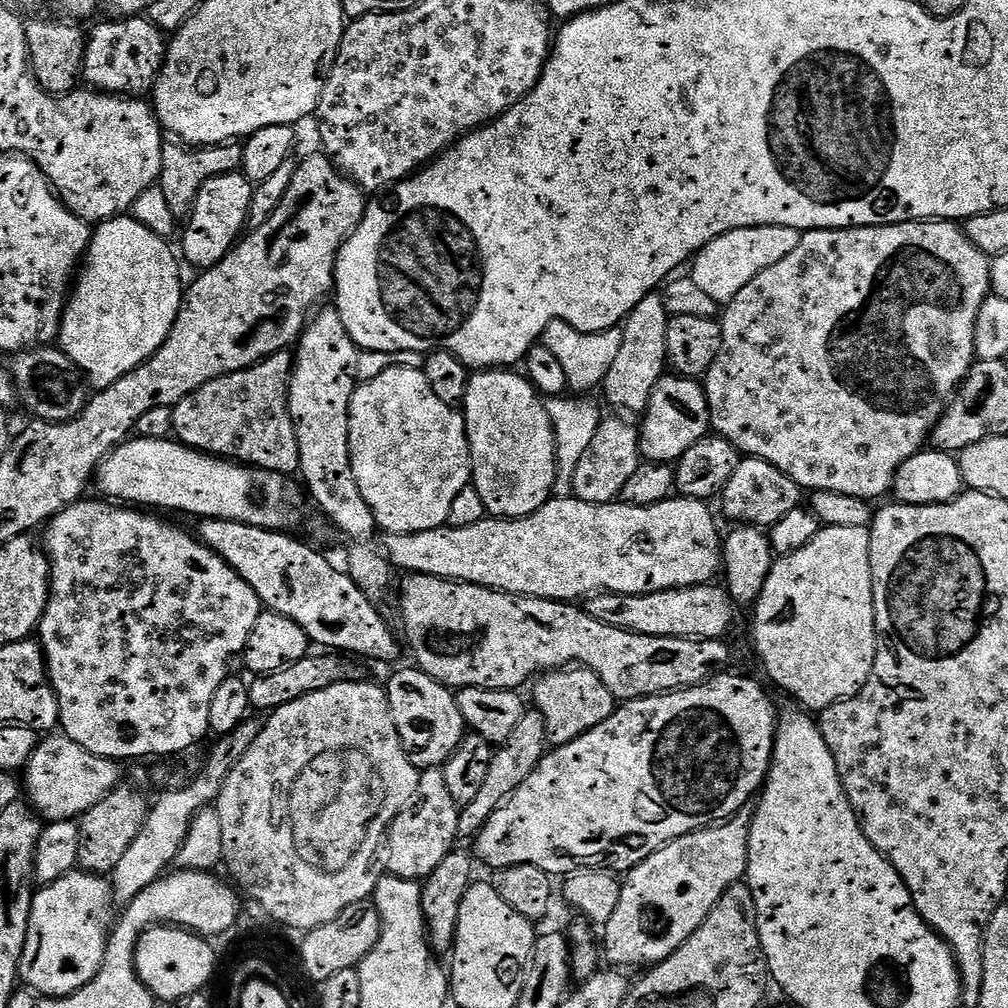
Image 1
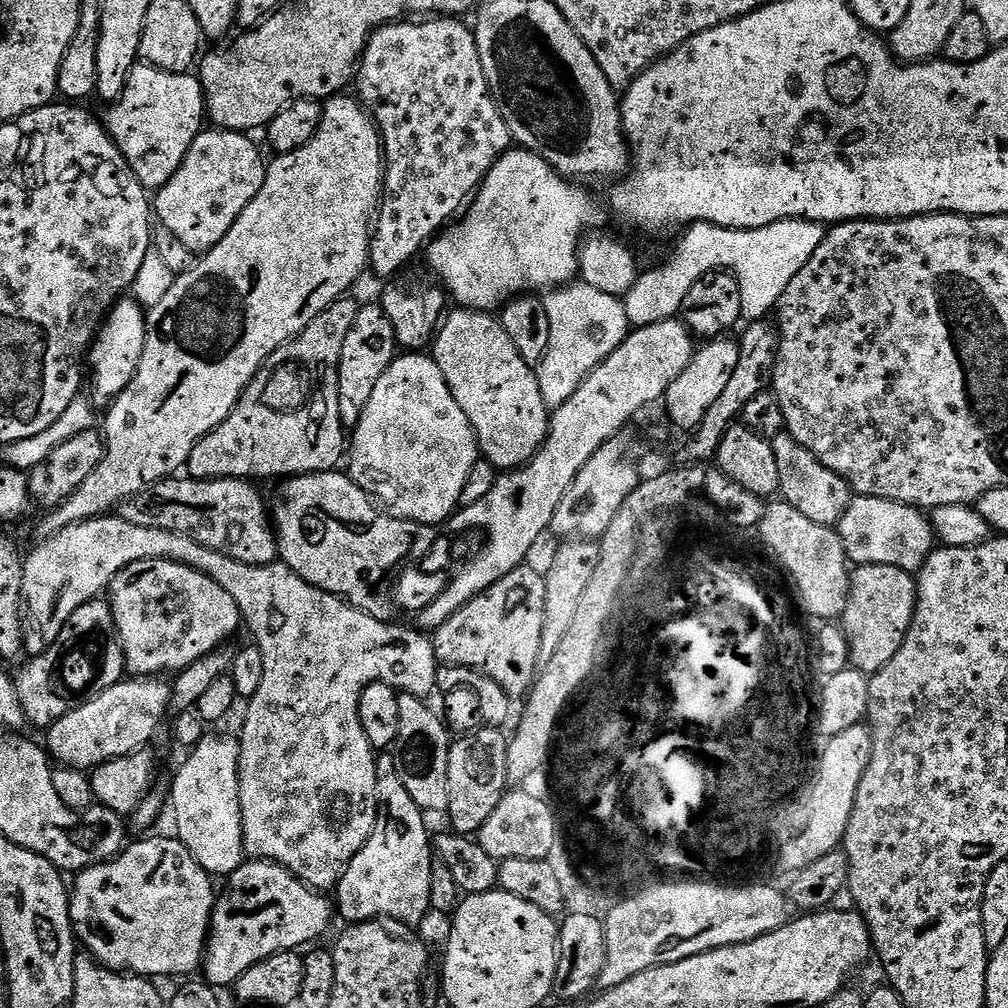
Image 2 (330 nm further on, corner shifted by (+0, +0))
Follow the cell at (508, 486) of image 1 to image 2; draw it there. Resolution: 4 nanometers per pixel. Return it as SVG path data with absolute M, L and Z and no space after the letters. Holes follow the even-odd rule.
M457 307L455 311L449 311L445 315L430 349L431 355L435 359L438 370L442 370L442 378L446 378L446 386L450 386L450 394L454 394L454 402L458 402L458 406L462 406L462 414L466 414L466 418L470 418L472 429L476 432L479 455L483 459L489 460L498 470L523 468L543 446L544 439L548 436L548 421L550 419L550 409L546 406L546 402L542 402L542 390L538 386L538 378L533 365L522 362L522 354L518 354L518 350L514 350L514 342L510 342L510 338L506 335L506 330L502 330L500 321L495 315L487 312L473 312L471 308L462 307Z

